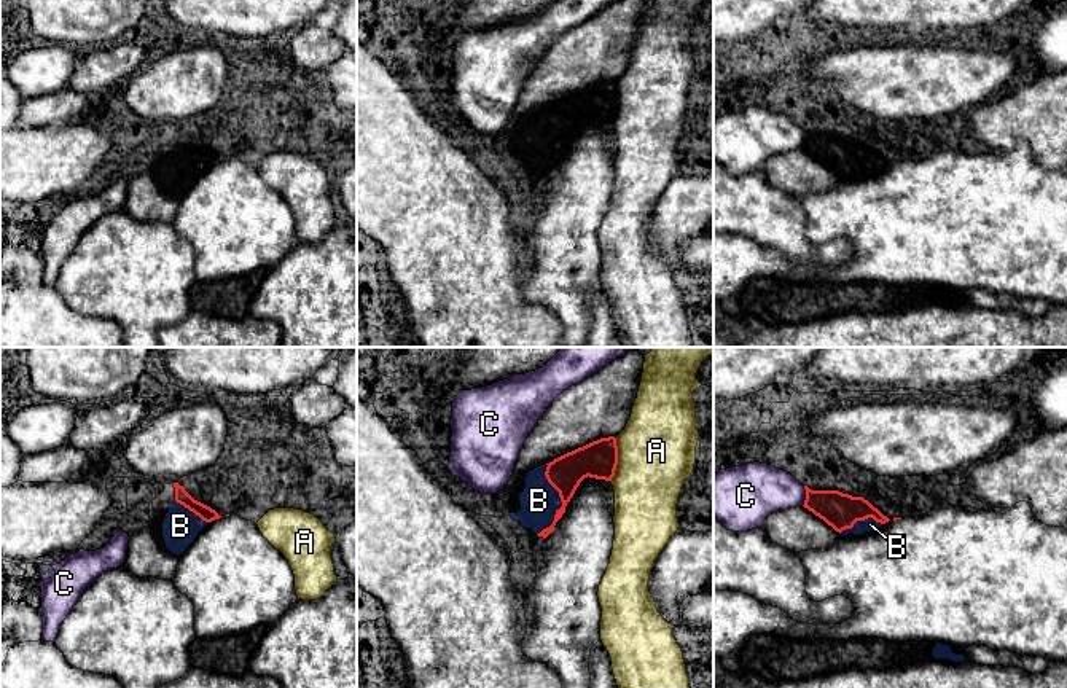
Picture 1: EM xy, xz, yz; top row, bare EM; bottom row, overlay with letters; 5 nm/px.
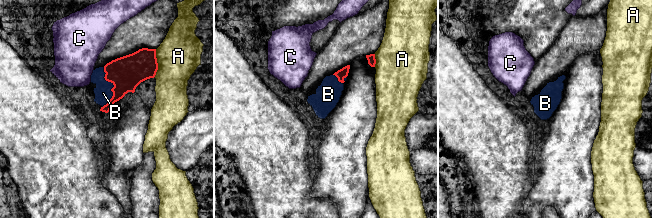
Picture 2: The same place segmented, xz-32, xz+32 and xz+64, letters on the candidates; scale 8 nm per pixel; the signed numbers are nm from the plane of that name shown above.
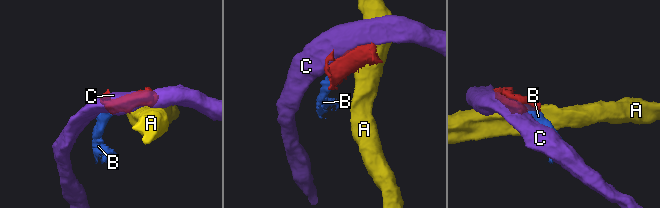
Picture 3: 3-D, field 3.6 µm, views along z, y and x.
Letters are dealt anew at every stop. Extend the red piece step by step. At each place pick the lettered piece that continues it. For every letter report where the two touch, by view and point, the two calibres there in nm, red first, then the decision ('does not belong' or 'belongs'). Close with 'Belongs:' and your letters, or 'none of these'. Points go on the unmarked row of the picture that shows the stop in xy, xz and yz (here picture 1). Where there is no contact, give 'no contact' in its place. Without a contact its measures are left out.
A: meets red in xz at (617, 104); 190 nm thick on the red side, 400 nm on the other; does not belong
B: meets red in xz at (561, 144); 180 nm thick on the red side, 190 nm on the other; belongs
C: meets red in yz at (806, 139); 180 nm thick on the red side, 280 nm on the other; does not belong
Belongs: B

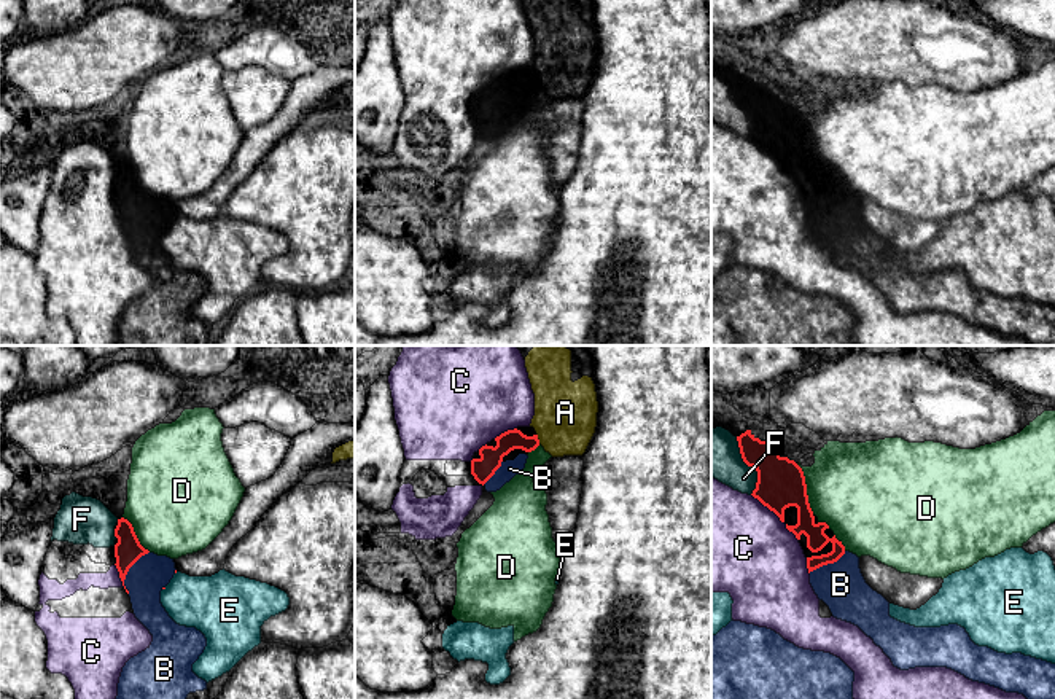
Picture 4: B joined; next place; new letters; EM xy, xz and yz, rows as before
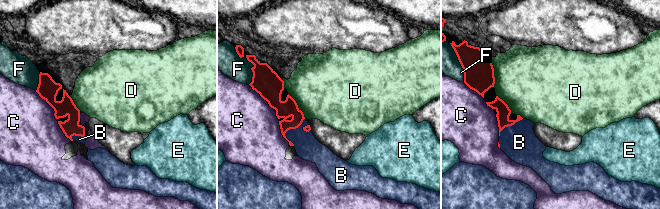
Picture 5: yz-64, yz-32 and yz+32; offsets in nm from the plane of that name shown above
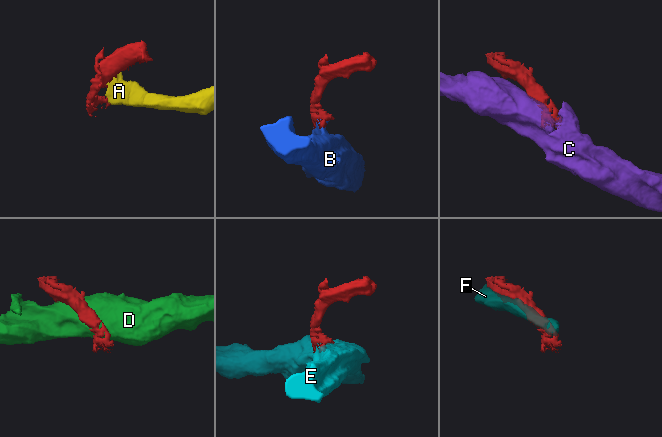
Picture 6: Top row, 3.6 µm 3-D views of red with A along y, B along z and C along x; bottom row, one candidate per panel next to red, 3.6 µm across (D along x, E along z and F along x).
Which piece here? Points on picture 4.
A: meets red in xz at (537, 82); 110 nm thick on the red side, 320 nm on the other; does not belong
B: meets red in xy at (128, 214); 140 nm thick on the red side, 190 nm on the other; belongs
C: meets red in yz at (777, 158); 240 nm thick on the red side, 480 nm on the other; does not belong
D: meets red in yz at (805, 132); 240 nm thick on the red side, 460 nm on the other; does not belong
E: no contact; does not belong
F: meets red in yz at (750, 109); 240 nm thick on the red side, 240 nm on the other; does not belong
Belongs: B

